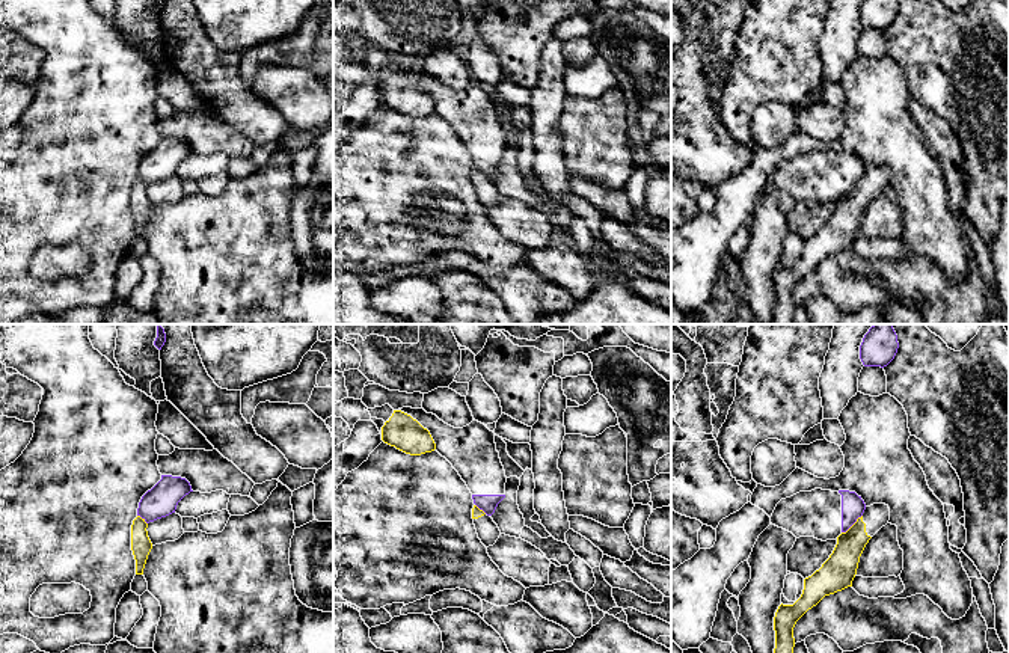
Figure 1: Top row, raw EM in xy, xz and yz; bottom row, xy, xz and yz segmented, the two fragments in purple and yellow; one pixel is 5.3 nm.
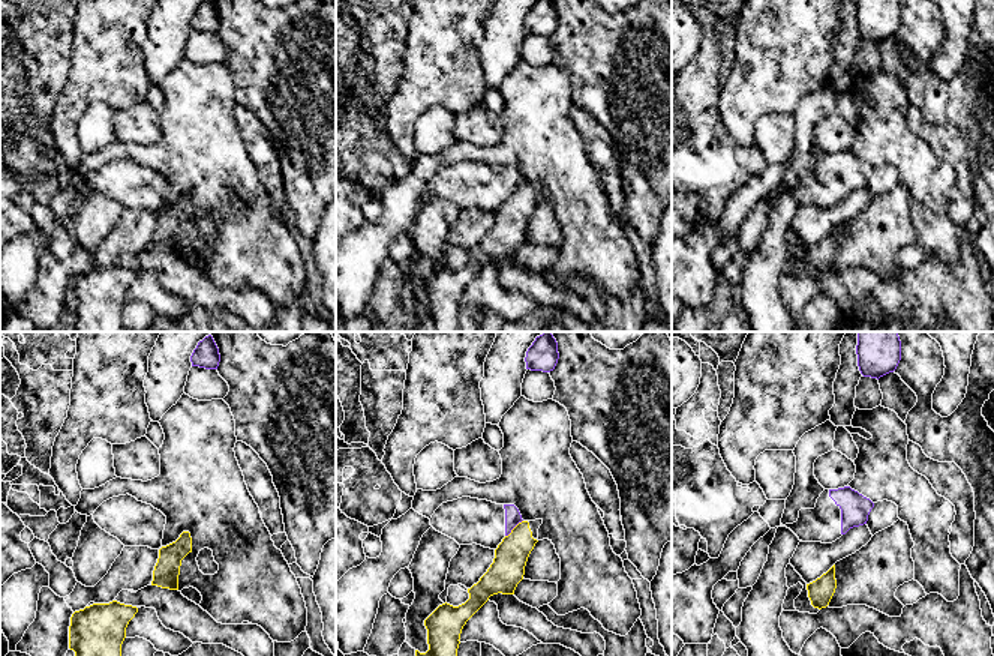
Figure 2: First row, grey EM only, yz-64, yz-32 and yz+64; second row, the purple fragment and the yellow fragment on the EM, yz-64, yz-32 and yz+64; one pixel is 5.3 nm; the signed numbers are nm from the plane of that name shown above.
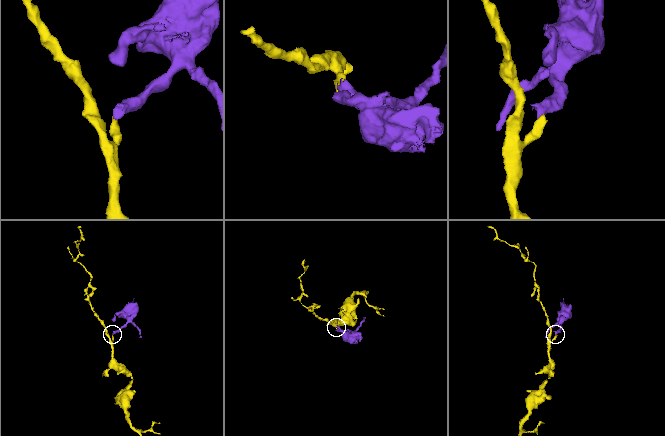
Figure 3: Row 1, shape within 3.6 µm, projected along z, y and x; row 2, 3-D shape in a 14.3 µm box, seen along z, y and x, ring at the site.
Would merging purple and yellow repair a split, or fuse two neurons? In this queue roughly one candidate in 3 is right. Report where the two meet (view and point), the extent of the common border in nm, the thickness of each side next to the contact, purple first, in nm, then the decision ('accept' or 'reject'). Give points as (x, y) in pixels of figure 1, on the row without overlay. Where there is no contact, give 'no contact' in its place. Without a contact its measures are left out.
meets purple in yz at (851, 187); contact 150 nm long; 130 nm thick on the purple side, 180 nm on the other; reject

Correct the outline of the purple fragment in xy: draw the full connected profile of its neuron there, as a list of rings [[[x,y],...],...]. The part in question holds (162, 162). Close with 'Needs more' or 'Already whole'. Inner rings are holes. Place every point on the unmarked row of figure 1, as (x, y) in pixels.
[[[161,137],[161,142],[148,152],[137,170],[146,185],[175,175],[178,164],[192,152],[190,145],[181,139]]]. Already whole

